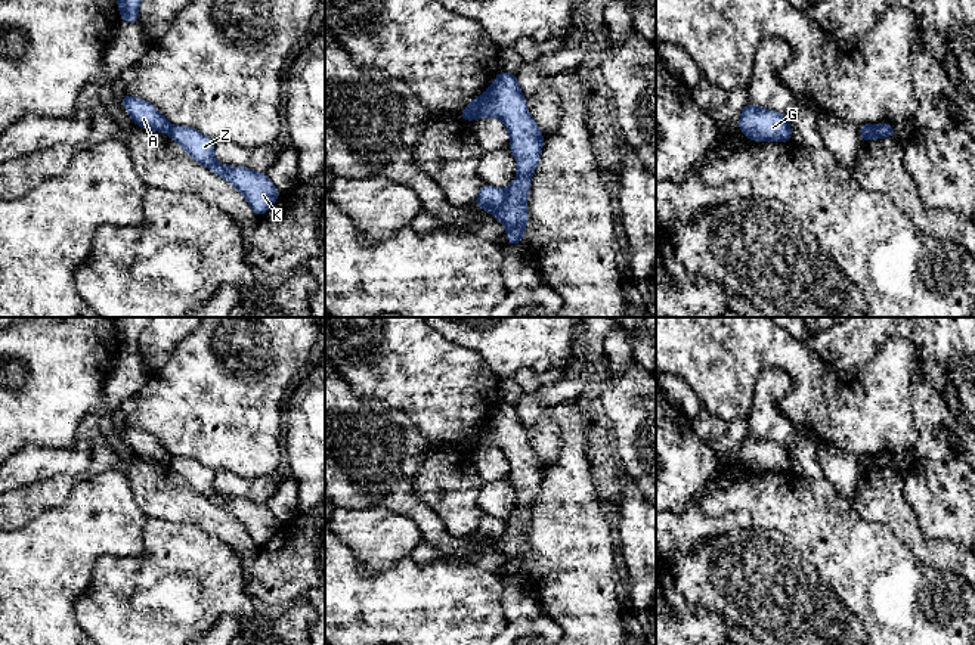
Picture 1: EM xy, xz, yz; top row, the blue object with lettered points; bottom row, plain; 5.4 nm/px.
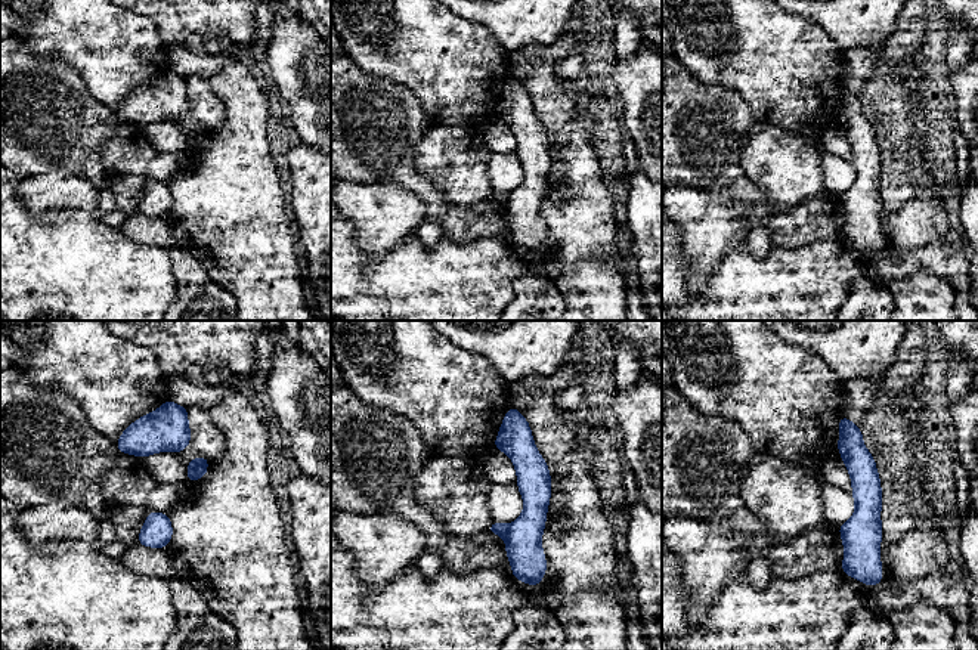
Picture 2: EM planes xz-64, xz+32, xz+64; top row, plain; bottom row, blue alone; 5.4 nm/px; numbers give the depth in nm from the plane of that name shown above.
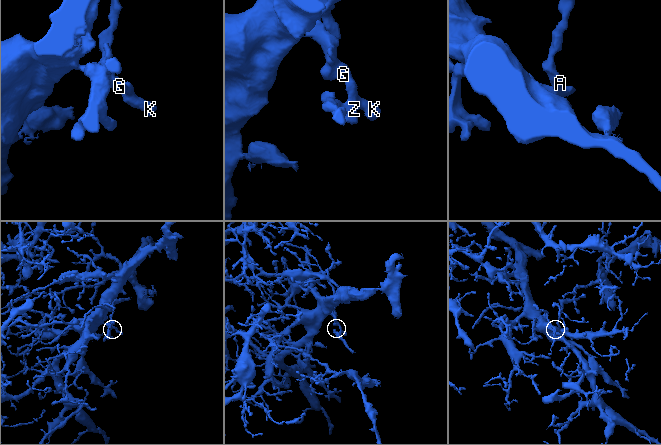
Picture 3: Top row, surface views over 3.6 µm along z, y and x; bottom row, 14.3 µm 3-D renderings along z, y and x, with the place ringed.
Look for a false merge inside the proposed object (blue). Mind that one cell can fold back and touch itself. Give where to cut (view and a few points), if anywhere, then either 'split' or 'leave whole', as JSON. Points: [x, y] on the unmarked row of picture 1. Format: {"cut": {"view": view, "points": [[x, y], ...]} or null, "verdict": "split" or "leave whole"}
{"cut": {"view": "xz", "points": [[505, 521], [504, 532], [494, 542]]}, "verdict": "split"}

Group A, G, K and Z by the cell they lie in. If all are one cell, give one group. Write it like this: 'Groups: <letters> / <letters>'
Groups: A / G K Z

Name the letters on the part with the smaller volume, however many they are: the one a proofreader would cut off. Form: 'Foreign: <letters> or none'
Foreign: A

